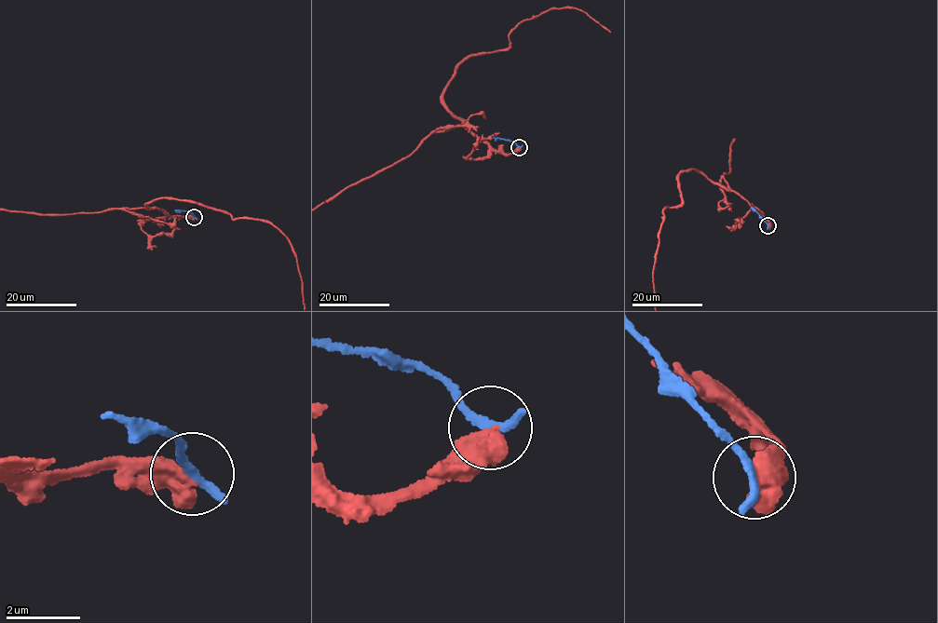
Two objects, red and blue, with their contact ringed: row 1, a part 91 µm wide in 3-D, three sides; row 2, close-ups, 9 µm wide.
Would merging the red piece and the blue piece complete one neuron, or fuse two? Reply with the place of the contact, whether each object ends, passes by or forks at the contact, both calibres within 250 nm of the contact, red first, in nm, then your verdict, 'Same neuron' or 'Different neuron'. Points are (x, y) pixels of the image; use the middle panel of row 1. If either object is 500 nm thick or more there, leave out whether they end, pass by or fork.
Place: (519, 147). Thickness 600 nm (red) against 280 nm. Different neuron

